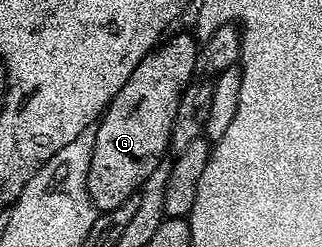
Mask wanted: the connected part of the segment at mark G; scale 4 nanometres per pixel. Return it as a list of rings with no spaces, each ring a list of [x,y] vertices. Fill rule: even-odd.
[[[171,36],[157,44],[142,62],[138,62],[138,66],[134,66],[134,74],[126,78],[126,86],[114,94],[108,109],[95,125],[96,141],[88,160],[88,189],[92,204],[100,212],[114,210],[114,206],[122,206],[126,198],[137,195],[146,178],[154,174],[169,151],[174,113],[178,111],[186,86],[196,76],[198,51],[198,40],[194,37]]]

